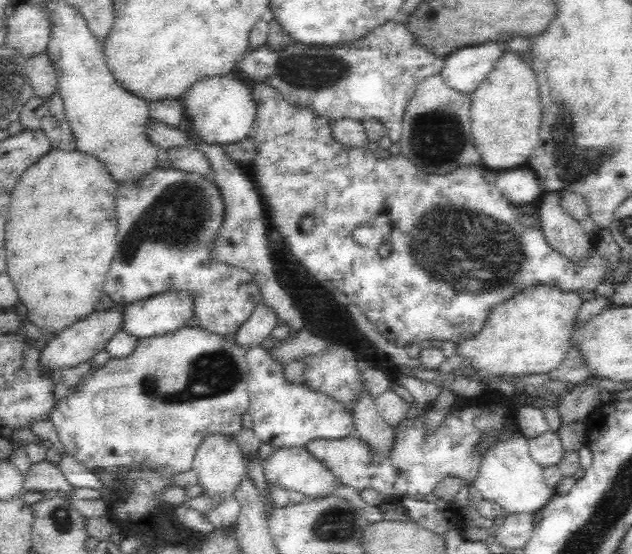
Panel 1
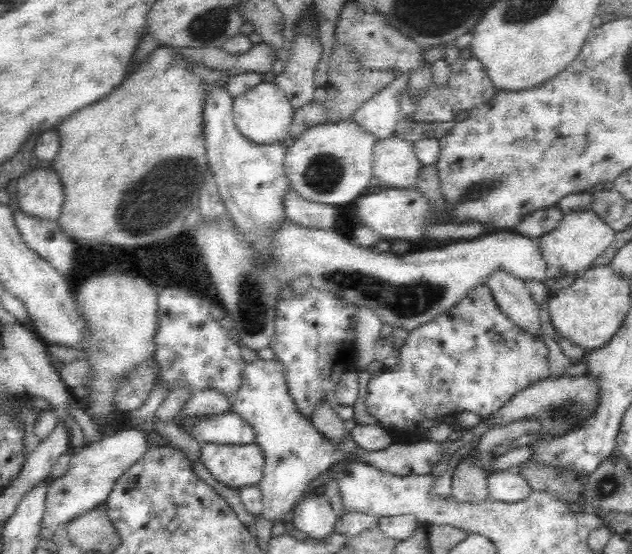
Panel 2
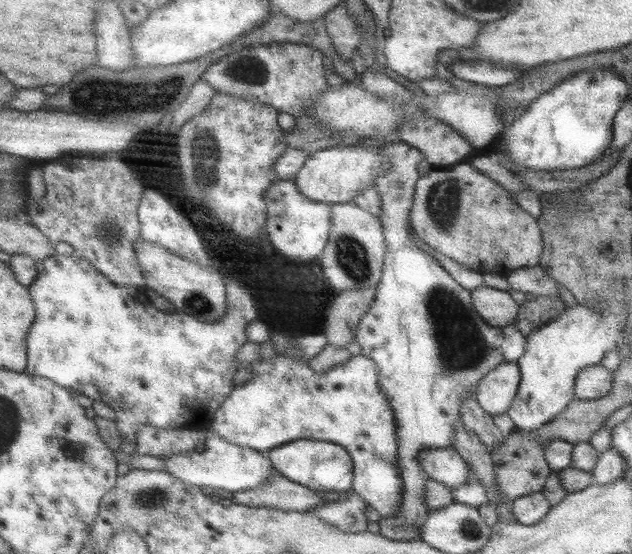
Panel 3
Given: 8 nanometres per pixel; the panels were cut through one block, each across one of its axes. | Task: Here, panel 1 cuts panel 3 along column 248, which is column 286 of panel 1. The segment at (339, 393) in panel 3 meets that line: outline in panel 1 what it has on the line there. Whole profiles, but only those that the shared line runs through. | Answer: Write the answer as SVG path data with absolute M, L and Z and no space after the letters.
M248 344L244 346L244 352L249 366L249 414L253 419L252 429L261 442L275 447L305 446L316 438L338 439L355 434L353 416L348 415L340 403L300 383L289 383L282 374L283 368L276 365L261 344Z

